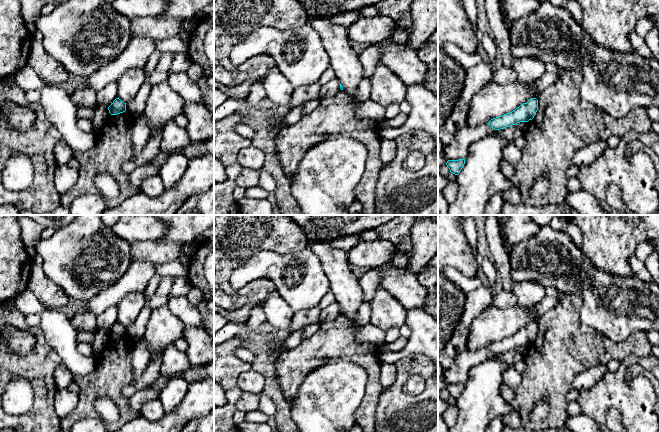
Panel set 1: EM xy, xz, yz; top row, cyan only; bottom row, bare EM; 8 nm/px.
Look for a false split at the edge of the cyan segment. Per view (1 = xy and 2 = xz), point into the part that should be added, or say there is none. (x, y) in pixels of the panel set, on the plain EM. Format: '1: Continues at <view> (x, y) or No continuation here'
1: No continuation here
2: No continuation here

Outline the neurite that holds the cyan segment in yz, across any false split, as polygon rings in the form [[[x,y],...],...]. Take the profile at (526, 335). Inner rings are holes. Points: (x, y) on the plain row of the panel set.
[[[531,322],[527,327],[521,328],[512,336],[491,343],[487,348],[495,353],[500,354],[520,346],[532,344],[538,334],[538,324]]]

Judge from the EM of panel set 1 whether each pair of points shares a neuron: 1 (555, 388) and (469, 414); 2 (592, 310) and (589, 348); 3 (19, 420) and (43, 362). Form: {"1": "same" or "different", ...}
{"1": "different", "2": "different", "3": "same"}

